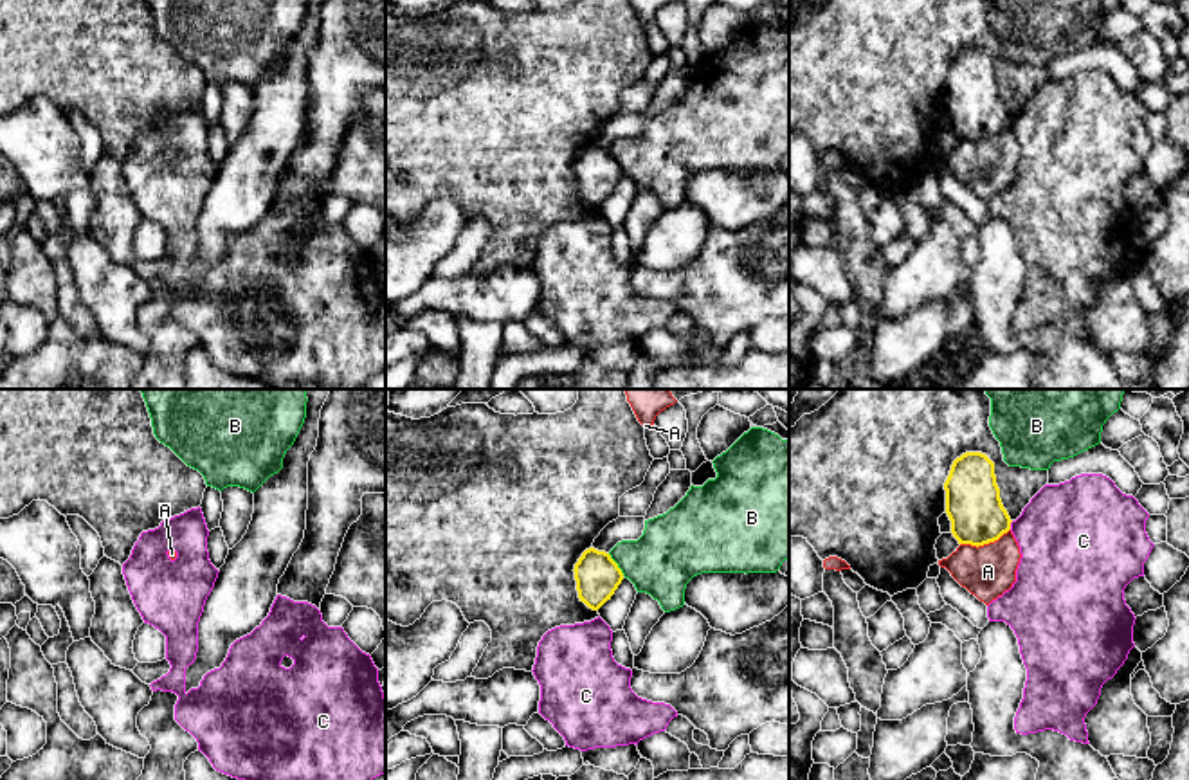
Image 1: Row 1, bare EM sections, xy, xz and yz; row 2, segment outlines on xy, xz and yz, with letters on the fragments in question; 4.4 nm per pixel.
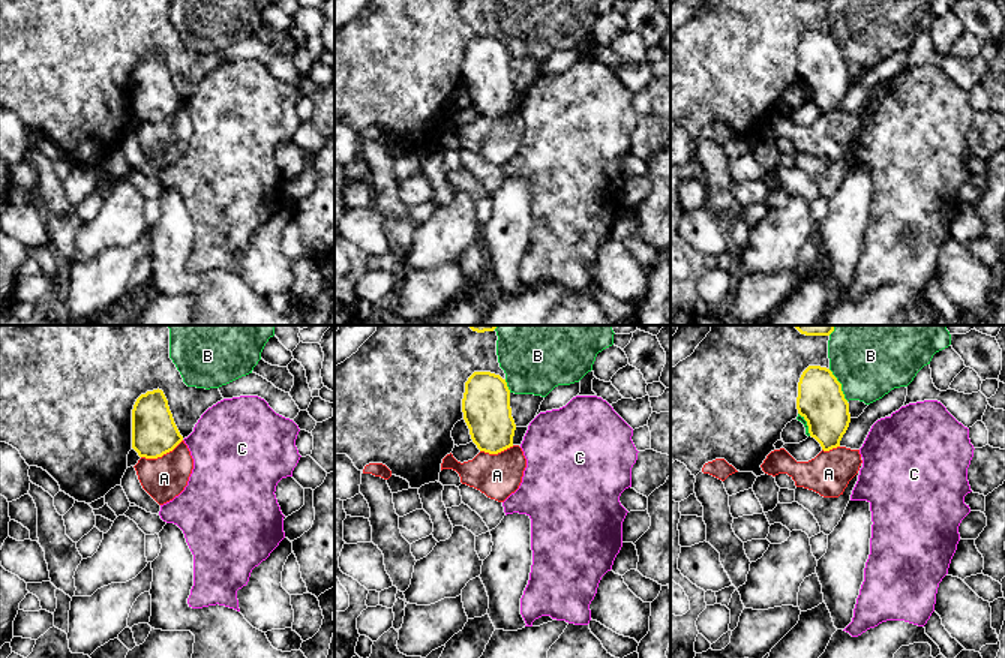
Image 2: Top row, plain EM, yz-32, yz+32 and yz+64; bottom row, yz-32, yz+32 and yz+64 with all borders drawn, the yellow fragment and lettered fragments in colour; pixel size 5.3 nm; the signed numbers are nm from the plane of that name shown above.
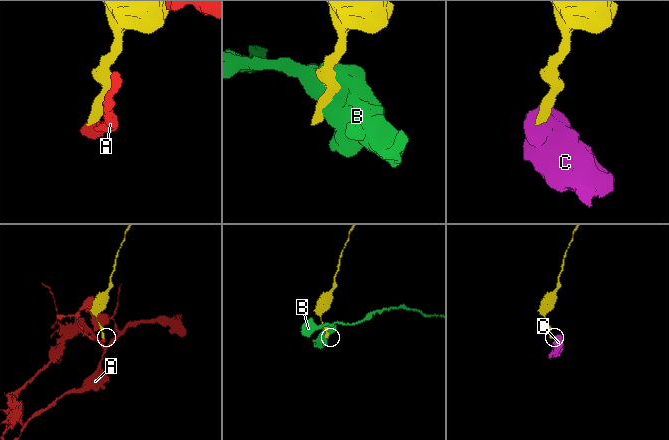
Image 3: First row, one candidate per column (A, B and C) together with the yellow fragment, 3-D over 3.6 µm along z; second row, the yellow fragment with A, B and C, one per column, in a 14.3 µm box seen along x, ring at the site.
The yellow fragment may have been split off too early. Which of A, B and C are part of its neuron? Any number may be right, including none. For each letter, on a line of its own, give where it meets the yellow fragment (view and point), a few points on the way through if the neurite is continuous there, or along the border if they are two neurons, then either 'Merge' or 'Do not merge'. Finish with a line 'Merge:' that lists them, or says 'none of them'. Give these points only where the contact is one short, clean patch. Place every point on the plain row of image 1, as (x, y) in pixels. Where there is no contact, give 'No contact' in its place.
A: Touches yellow at yz (984, 139). Do not merge
B: Touches yellow at xz (617, 161). Do not merge
C: Touches yellow at yz (1009, 121). Boundary: yz (1013, 117), (1009, 125). Do not merge
Merge: none of them

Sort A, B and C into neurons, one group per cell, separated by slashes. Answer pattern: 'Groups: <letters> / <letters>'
Groups: A / B / C

